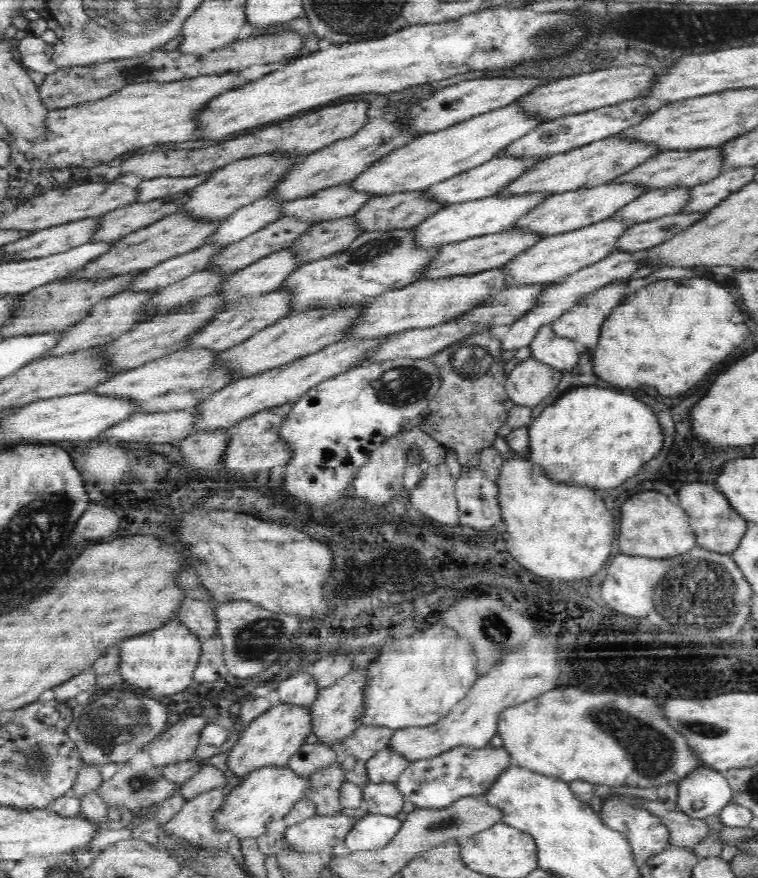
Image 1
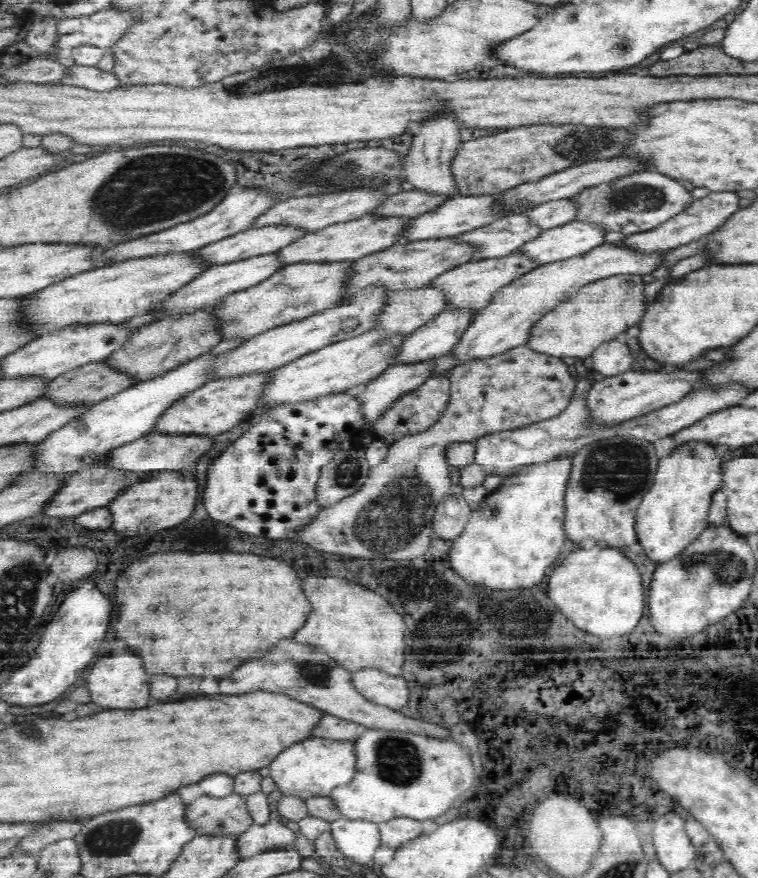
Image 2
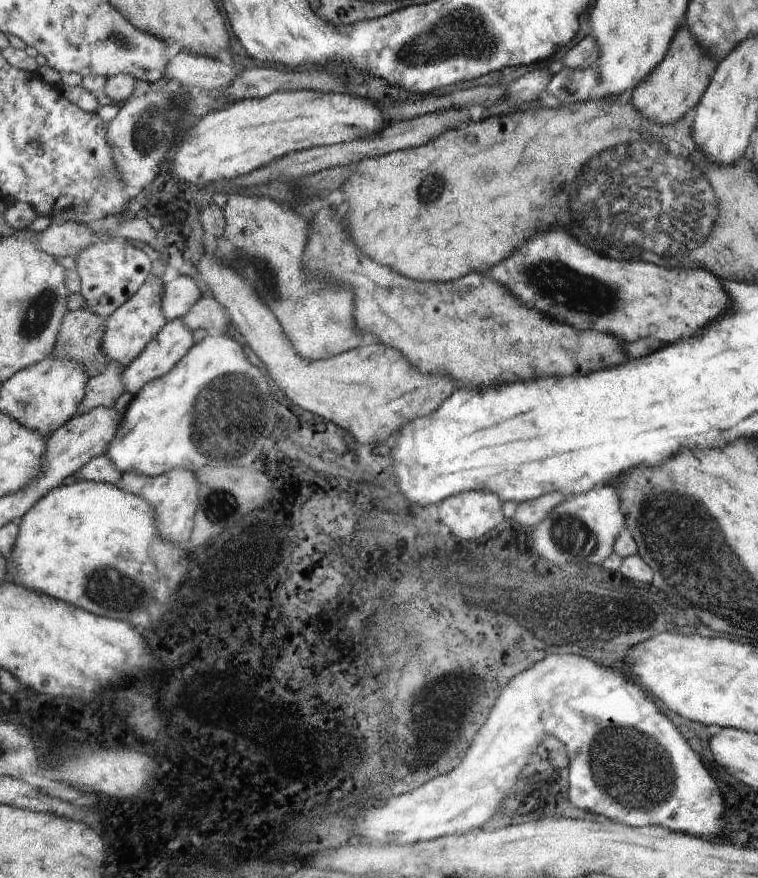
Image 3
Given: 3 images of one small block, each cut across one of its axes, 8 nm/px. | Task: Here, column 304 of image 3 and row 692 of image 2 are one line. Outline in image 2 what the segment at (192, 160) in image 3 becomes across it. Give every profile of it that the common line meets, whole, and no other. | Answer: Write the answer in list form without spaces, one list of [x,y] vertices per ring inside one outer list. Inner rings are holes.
[[[114,654],[100,658],[94,668],[88,674],[88,690],[92,694],[92,702],[98,706],[106,708],[142,708],[150,700],[150,686],[148,686],[148,676],[144,672],[142,660],[136,654]]]

